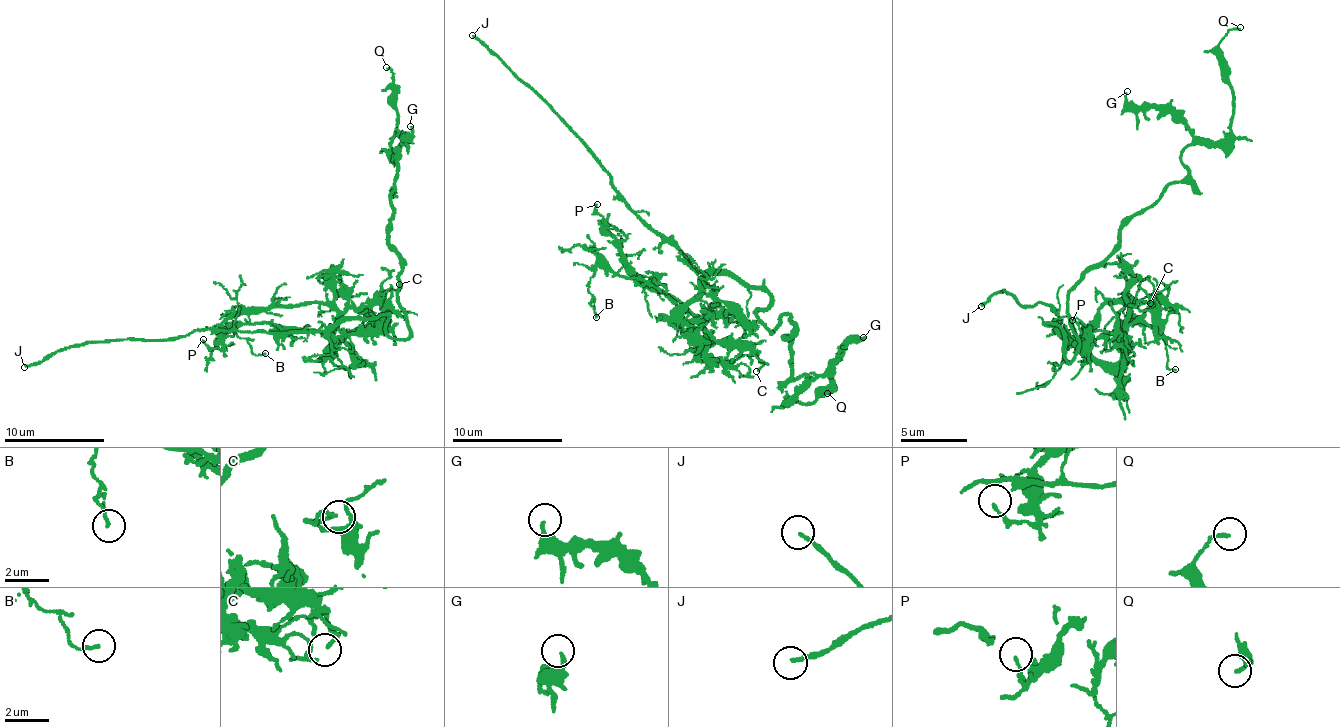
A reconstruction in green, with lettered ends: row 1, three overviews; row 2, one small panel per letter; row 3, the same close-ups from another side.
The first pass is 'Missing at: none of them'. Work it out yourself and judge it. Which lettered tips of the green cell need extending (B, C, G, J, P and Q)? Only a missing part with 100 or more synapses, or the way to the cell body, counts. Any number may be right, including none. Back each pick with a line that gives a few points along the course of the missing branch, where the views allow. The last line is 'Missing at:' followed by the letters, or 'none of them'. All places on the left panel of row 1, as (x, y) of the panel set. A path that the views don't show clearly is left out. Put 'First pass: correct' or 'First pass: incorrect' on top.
First pass: incorrect
Missing at: J

